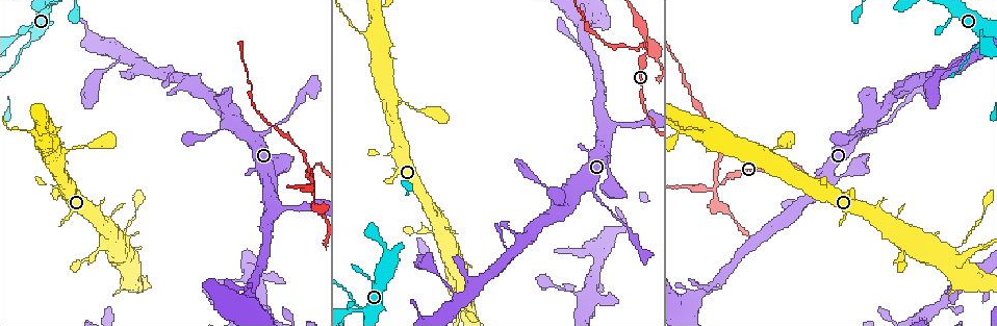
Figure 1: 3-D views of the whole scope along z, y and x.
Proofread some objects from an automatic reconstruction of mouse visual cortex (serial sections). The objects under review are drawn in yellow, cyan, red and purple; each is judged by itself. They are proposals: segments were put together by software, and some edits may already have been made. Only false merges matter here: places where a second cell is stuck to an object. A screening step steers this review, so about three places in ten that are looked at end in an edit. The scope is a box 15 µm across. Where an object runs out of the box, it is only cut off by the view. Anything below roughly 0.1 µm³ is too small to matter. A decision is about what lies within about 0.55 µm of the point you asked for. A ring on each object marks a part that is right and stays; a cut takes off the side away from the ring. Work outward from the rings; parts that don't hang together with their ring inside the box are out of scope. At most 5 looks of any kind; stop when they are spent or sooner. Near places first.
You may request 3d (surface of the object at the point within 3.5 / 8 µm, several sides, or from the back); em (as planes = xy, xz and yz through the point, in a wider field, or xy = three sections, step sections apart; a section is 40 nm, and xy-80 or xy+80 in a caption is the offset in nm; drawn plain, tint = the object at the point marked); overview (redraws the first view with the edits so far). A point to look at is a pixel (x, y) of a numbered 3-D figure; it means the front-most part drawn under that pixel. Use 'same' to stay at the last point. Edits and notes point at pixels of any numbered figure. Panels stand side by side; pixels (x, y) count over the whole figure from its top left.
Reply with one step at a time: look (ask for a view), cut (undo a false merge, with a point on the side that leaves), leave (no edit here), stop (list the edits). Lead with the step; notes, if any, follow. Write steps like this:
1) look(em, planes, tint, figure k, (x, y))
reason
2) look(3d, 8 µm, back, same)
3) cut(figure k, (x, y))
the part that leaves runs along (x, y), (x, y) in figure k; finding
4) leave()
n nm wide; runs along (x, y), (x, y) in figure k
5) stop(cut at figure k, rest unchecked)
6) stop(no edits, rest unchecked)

look(3d, 3.5 µm, figure 1, (258, 137))
small branch off a trunk

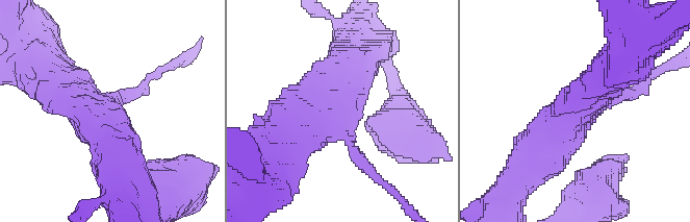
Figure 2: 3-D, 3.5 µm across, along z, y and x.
look(em, xy, step 3, tint, figure 2, (339, 114))
3 arms; arms of 200, 450, 700 nm

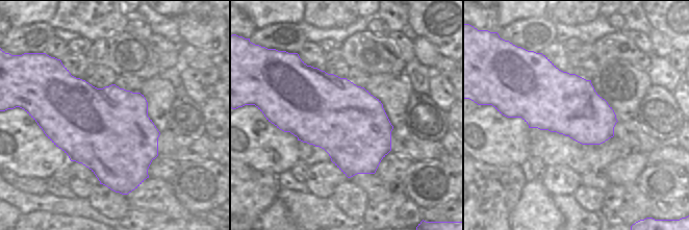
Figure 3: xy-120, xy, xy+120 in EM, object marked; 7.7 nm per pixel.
leave()
runs along (541, 151), (567, 116), (634, 94) in figure 2; continuous, no second cell

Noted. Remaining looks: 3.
look(3d, 8 µm, figure 1, (950, 261))
sudden change in width

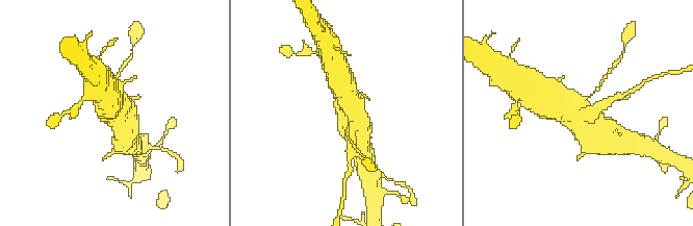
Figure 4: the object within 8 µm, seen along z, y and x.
look(3d, 3.5 µm, figure 4, (579, 115))

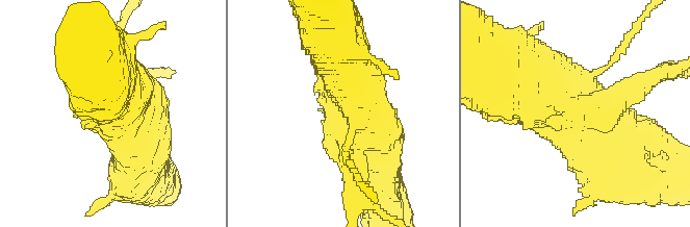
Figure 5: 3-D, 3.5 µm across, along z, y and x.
look(em, xy, step 3, tint, figure 5, (580, 111))
need the tissue

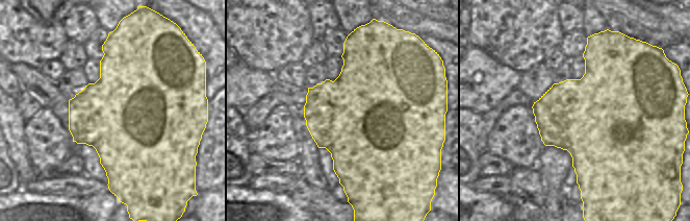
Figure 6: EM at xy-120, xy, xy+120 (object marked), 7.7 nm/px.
cut(figure 5, (658, 70))
two cells meet here

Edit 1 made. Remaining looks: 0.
stop(cut at figure 5, rest unchecked)

